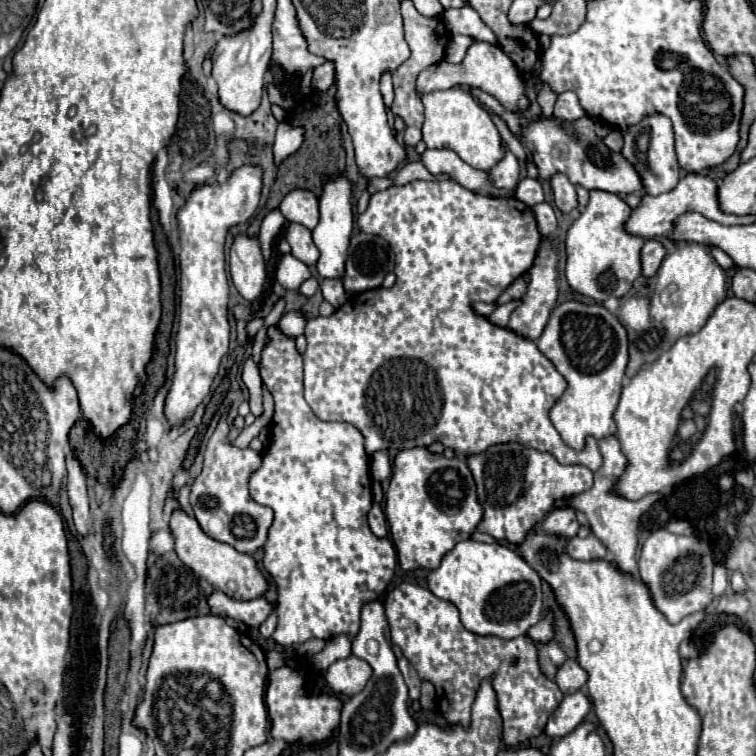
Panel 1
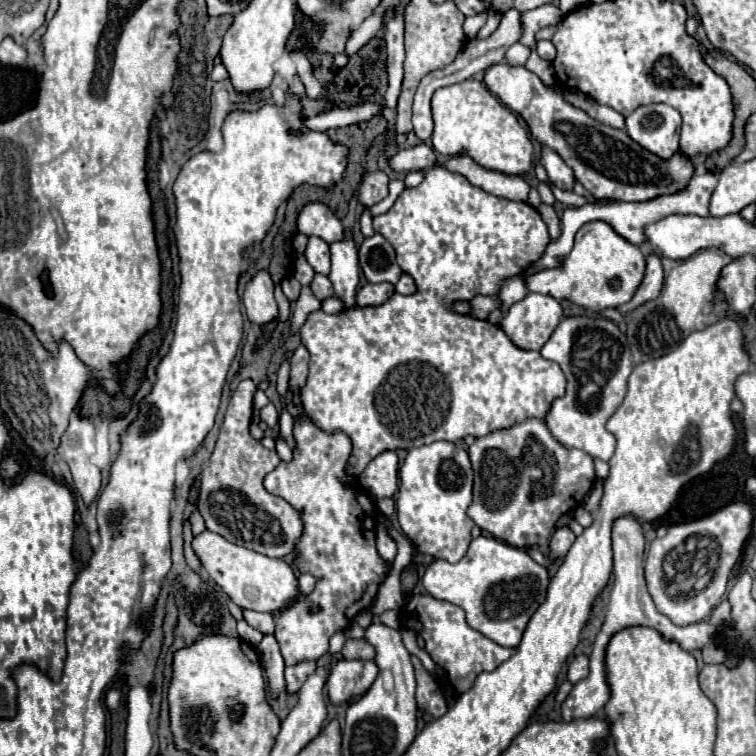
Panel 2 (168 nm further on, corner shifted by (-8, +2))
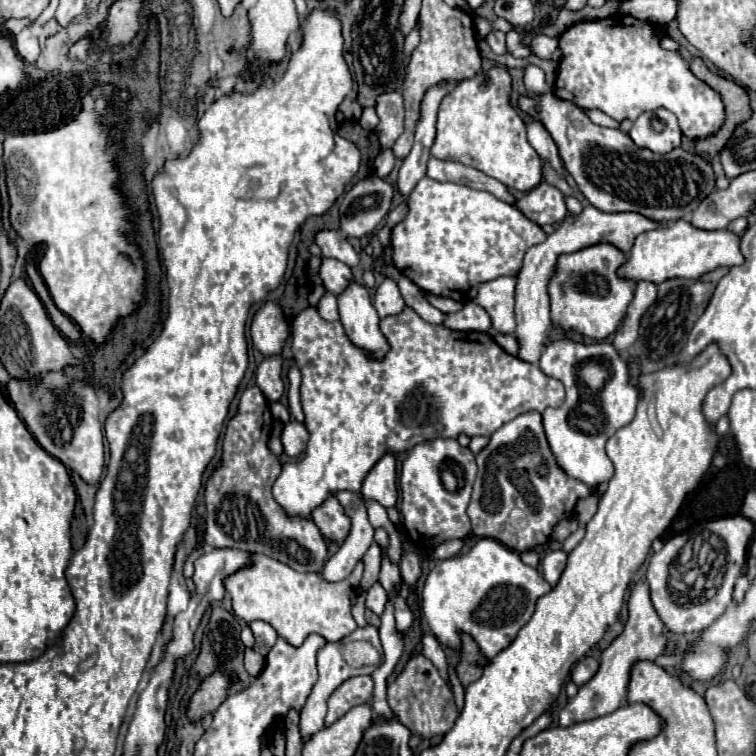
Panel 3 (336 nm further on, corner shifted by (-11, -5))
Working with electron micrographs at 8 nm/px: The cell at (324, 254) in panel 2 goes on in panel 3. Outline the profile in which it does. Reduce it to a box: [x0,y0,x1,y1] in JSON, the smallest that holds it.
[319,257,353,295]

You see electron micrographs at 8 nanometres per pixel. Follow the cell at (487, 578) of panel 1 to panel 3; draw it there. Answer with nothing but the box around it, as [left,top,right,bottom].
[423,539,551,661]

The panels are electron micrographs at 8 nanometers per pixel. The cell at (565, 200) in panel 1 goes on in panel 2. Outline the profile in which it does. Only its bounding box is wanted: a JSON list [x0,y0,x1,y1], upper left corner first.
[540,146,574,190]

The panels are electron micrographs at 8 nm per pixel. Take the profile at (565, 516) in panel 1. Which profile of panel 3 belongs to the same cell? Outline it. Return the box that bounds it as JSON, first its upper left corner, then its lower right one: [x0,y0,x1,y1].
[541,549,567,587]

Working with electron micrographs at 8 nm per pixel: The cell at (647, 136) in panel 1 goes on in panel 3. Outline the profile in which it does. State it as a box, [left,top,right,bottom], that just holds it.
[629,109,681,153]

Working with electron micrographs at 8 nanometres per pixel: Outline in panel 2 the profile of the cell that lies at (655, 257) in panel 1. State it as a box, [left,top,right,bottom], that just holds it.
[620,256,664,314]

